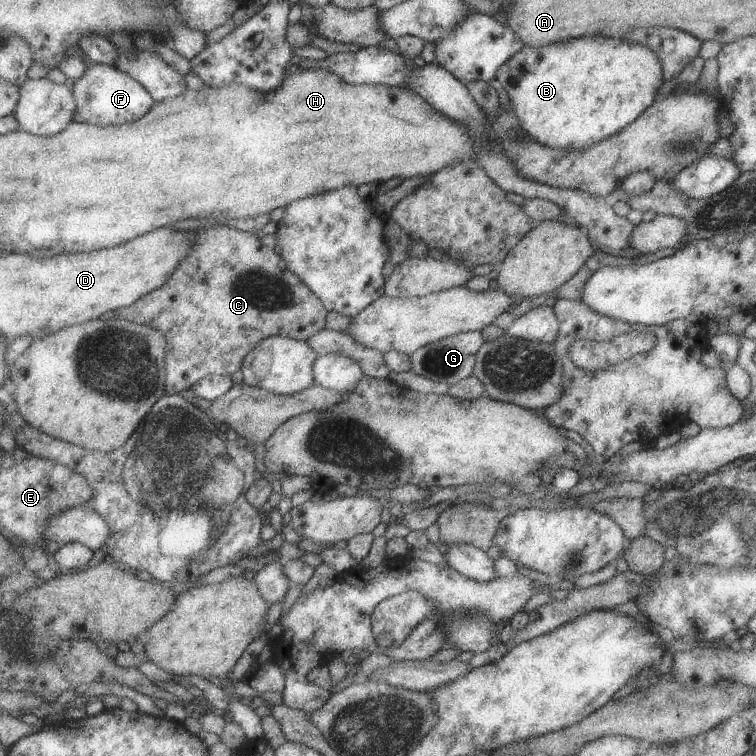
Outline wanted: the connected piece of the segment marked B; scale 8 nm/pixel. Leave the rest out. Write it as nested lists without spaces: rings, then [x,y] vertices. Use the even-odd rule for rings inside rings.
[[[603,35],[559,39],[551,45],[537,47],[526,45],[498,71],[497,80],[507,92],[528,136],[549,149],[565,149],[566,152],[583,151],[632,124],[654,102],[663,82],[659,60],[652,51]]]

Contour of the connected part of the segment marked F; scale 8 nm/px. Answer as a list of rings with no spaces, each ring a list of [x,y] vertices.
[[[87,60],[85,74],[75,81],[77,112],[74,121],[100,126],[126,124],[146,116],[156,104],[154,97],[135,78],[118,67],[99,65]]]

